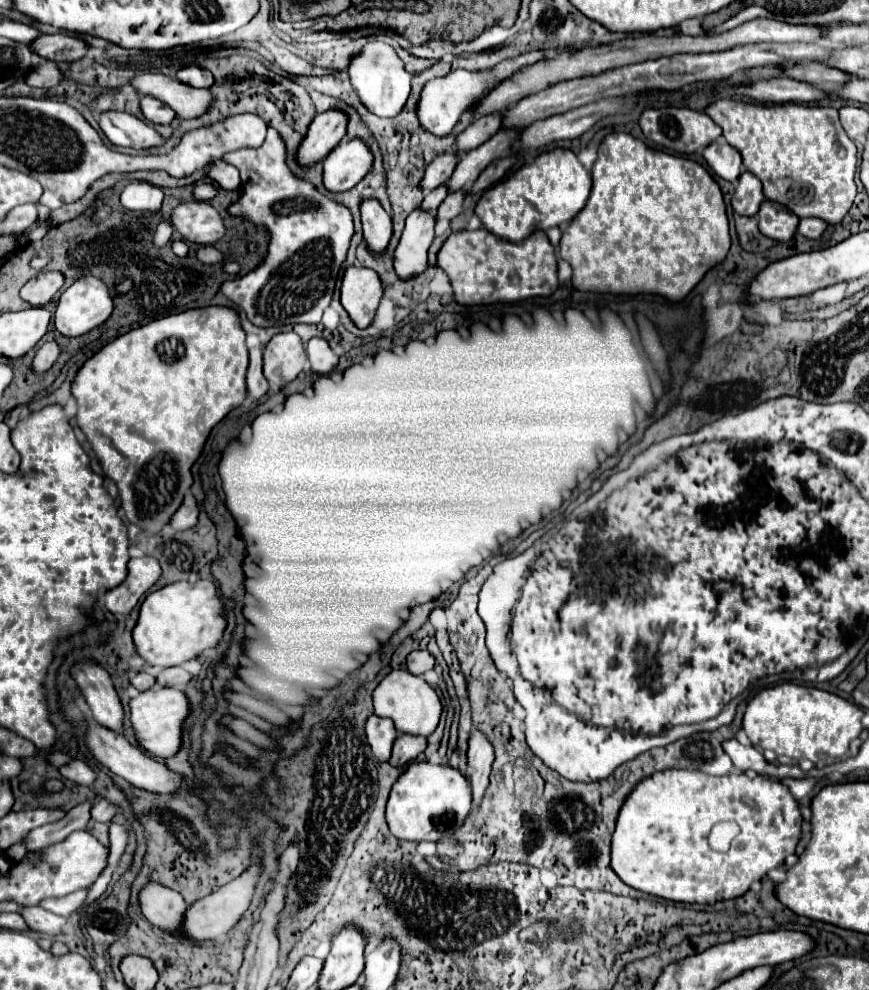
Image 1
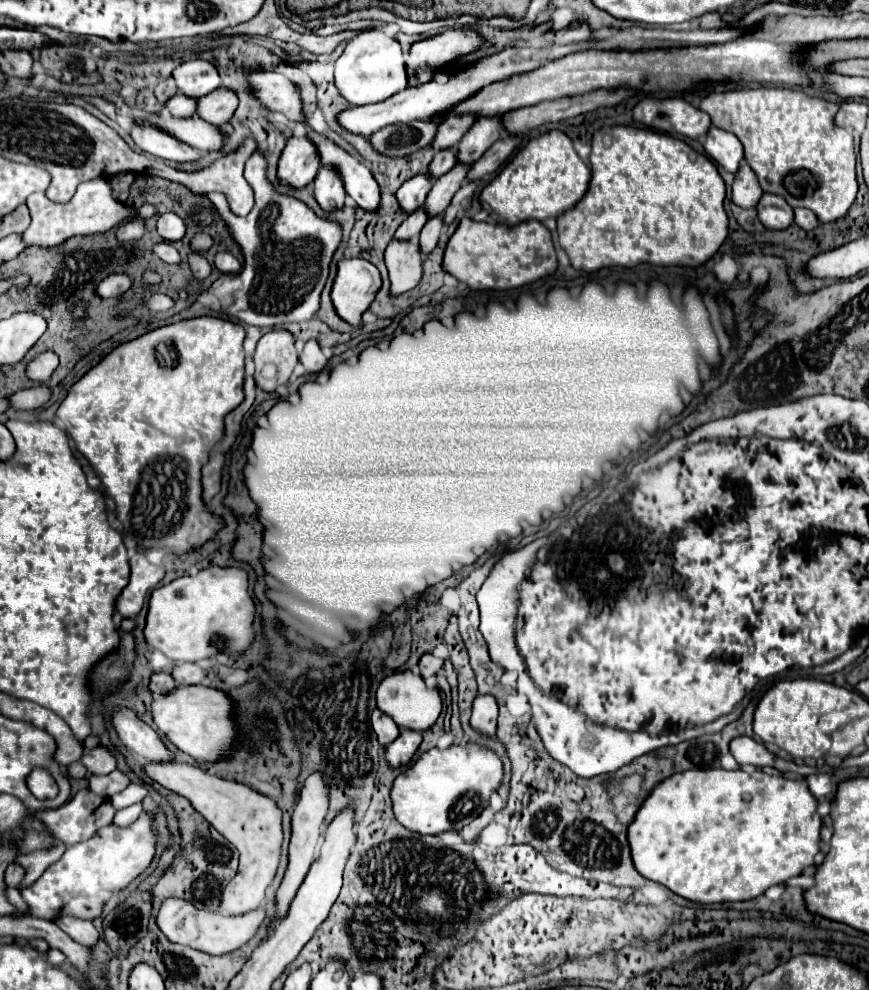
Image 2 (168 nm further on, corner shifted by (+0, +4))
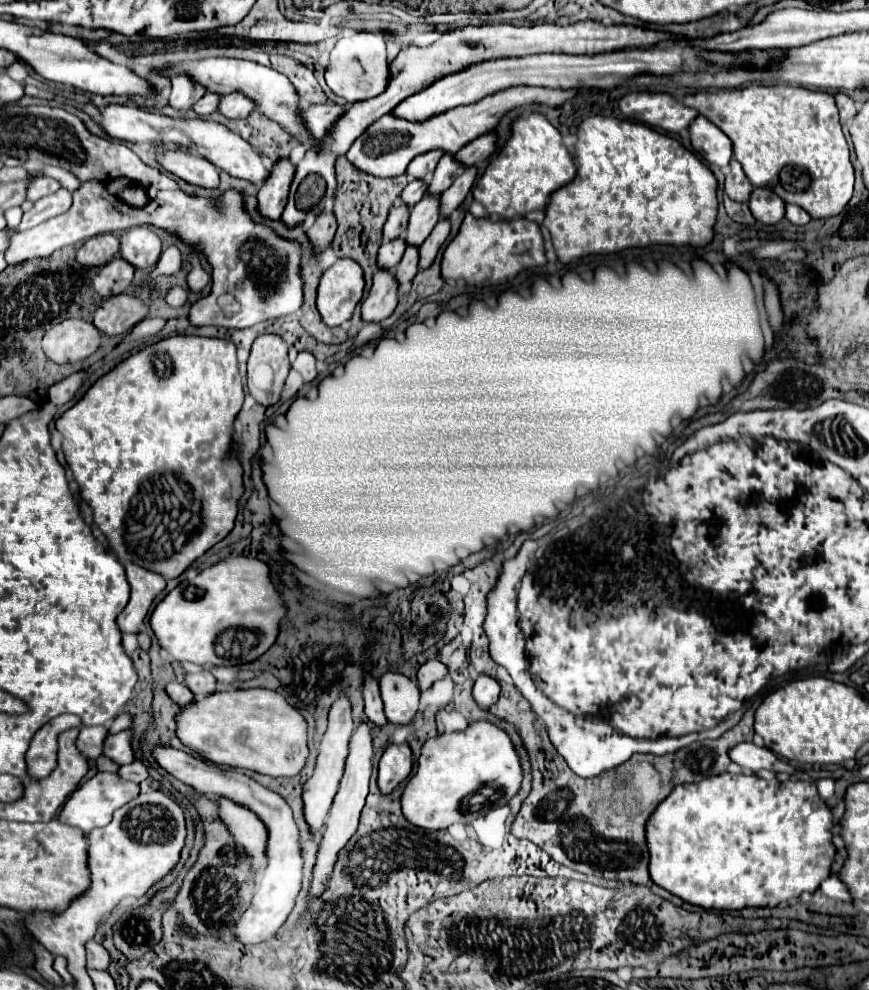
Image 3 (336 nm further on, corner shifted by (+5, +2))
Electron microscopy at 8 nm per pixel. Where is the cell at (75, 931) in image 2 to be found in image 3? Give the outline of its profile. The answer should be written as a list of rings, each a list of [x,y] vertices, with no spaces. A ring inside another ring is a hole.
[[[89,940],[85,944],[87,950],[87,968],[95,968],[95,970],[107,970],[109,966],[109,952],[95,940]]]

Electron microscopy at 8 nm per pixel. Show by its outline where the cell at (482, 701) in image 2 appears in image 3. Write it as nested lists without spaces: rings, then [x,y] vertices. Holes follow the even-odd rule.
[[[479,676],[479,678],[475,680],[475,686],[473,686],[473,698],[475,698],[475,702],[477,702],[479,708],[489,710],[489,708],[497,702],[499,690],[501,690],[501,688],[499,688],[499,684],[497,684],[493,678],[489,678],[489,676]]]

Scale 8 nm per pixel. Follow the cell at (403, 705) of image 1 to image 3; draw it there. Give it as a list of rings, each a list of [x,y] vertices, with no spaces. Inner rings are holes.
[[[387,672],[379,678],[379,690],[387,720],[391,724],[409,724],[419,710],[417,682],[403,674]]]

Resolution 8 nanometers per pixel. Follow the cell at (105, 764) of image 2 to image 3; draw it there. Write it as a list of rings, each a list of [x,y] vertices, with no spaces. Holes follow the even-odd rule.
[[[127,730],[107,736],[103,742],[103,756],[113,760],[115,764],[123,766],[133,762],[133,750],[131,750],[131,736]]]

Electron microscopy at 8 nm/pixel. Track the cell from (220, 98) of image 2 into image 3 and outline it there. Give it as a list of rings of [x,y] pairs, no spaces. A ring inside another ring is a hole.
[[[227,94],[221,98],[217,110],[225,118],[247,118],[253,108],[255,108],[255,104],[251,104],[249,98],[243,98],[241,94]]]

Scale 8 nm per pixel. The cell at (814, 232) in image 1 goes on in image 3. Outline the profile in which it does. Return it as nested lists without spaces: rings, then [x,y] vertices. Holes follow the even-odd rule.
[[[787,204],[787,220],[791,222],[791,224],[795,224],[795,226],[805,226],[811,218],[809,218],[809,214],[803,210],[803,208],[799,208],[799,206],[795,206],[795,204]]]

